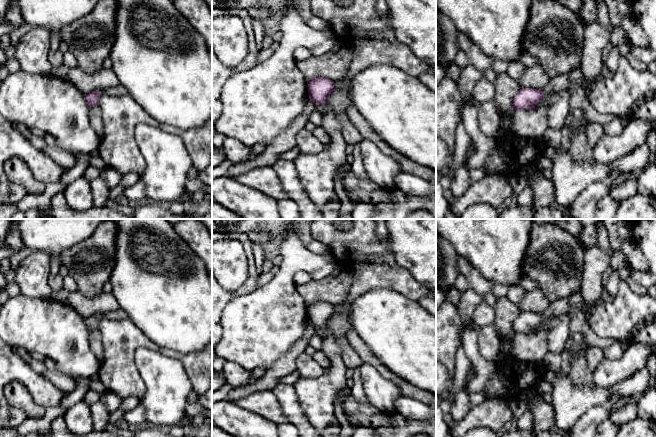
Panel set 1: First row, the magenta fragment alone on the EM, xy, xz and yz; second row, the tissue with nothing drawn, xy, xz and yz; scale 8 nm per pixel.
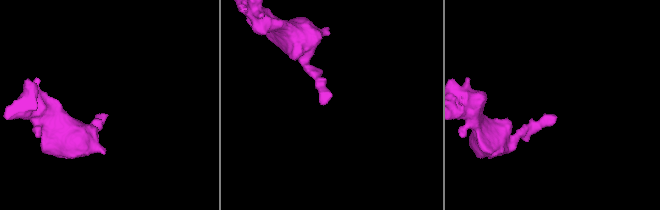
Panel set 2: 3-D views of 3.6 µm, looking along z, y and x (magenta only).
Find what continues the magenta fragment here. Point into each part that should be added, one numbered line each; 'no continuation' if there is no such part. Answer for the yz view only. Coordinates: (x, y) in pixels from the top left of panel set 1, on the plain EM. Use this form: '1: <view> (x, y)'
1: yz (562, 306)

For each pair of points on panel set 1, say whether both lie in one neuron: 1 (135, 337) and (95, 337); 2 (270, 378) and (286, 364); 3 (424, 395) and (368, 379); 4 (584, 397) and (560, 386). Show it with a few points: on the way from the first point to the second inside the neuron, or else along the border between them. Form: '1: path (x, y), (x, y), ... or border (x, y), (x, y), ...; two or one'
1: border (97, 329), (100, 334), (103, 358); two
2: path (274, 374), (282, 367); one
3: border (380, 373), (384, 377), (391, 379), (402, 395); two
4: path (578, 397), (571, 397), (566, 392); one

